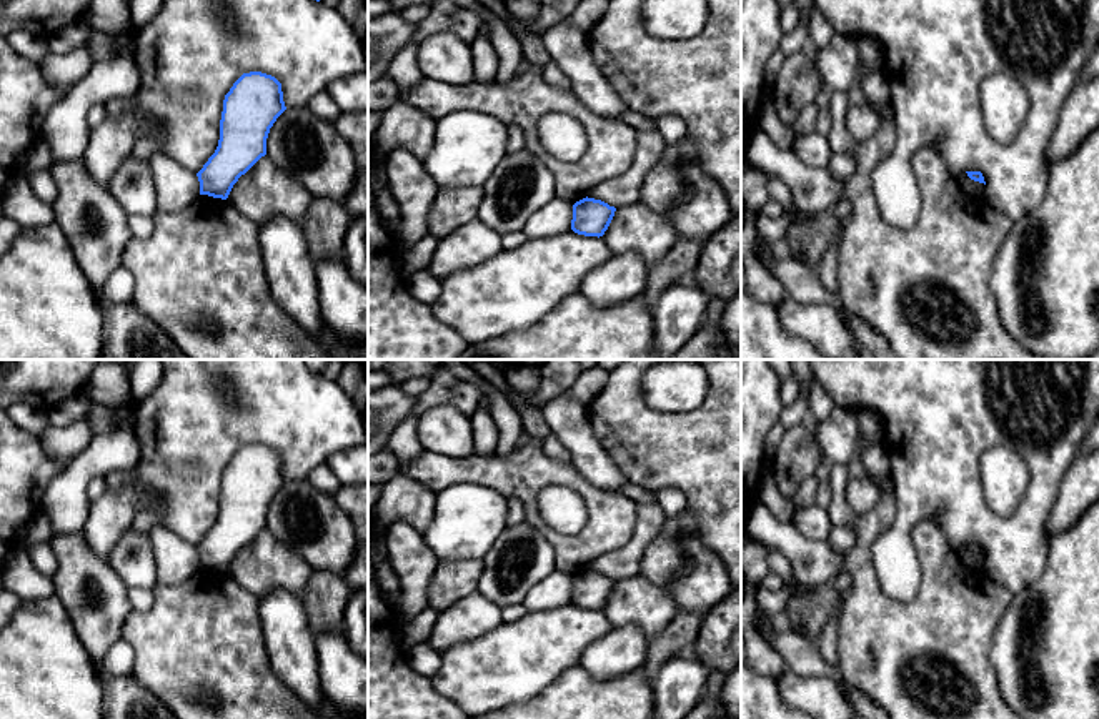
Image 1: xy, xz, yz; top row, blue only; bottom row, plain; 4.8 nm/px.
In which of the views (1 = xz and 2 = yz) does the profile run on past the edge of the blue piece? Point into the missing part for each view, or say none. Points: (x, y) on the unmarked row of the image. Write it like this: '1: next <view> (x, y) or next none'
1: next none
2: next none

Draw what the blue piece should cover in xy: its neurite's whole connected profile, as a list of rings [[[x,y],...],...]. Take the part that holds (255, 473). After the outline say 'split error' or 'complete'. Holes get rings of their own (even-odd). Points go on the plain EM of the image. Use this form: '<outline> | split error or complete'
[[[243,446],[225,468],[218,519],[196,546],[200,568],[226,573],[238,551],[266,528],[270,501],[285,483],[275,449]]] | complete

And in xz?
[[[583,571],[573,578],[571,602],[584,609],[603,609],[616,581],[594,571]]] | complete

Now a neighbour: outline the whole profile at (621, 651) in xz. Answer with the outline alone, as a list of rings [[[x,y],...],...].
[[[638,626],[613,627],[584,649],[579,666],[598,682],[606,682],[643,669],[648,649],[649,639]]]

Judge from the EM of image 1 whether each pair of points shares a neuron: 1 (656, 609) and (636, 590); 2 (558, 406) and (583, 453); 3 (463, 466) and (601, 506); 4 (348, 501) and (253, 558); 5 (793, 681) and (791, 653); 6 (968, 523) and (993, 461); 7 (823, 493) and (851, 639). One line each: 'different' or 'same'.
1: same
2: same
3: same
4: same
5: different
6: different
7: different

